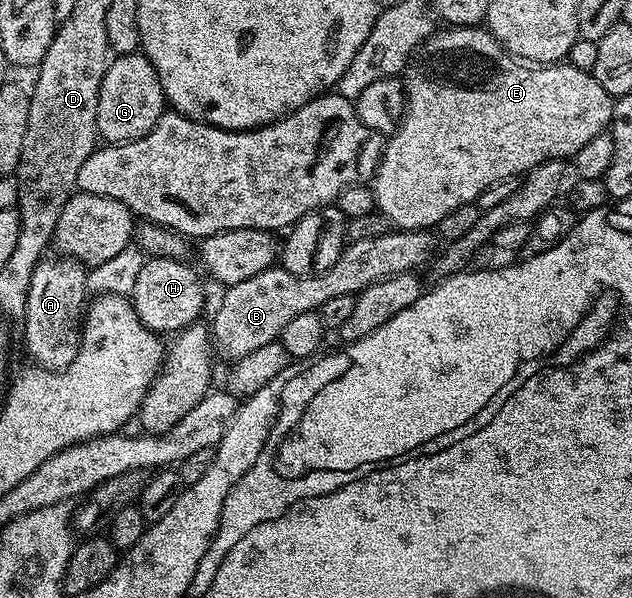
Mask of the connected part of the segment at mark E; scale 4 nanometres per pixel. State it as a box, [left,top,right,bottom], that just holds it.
[372,26,614,231]

